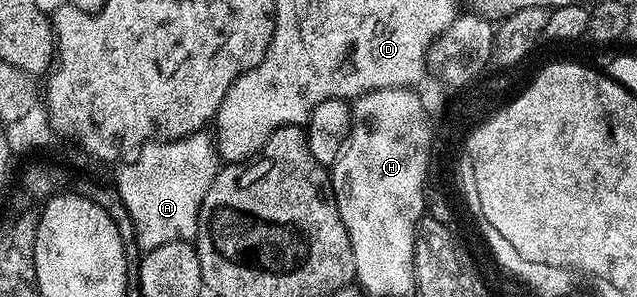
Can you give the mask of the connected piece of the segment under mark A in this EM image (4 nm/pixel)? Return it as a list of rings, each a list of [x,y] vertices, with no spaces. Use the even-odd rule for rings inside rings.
[[[200,132],[190,134],[187,138],[178,138],[176,142],[149,142],[138,147],[136,154],[139,155],[135,162],[118,167],[120,170],[117,187],[122,209],[129,216],[133,216],[140,251],[161,248],[161,244],[170,242],[191,242],[199,227],[199,209],[205,200],[205,192],[209,192],[221,169],[221,159],[214,137],[210,133]]]

